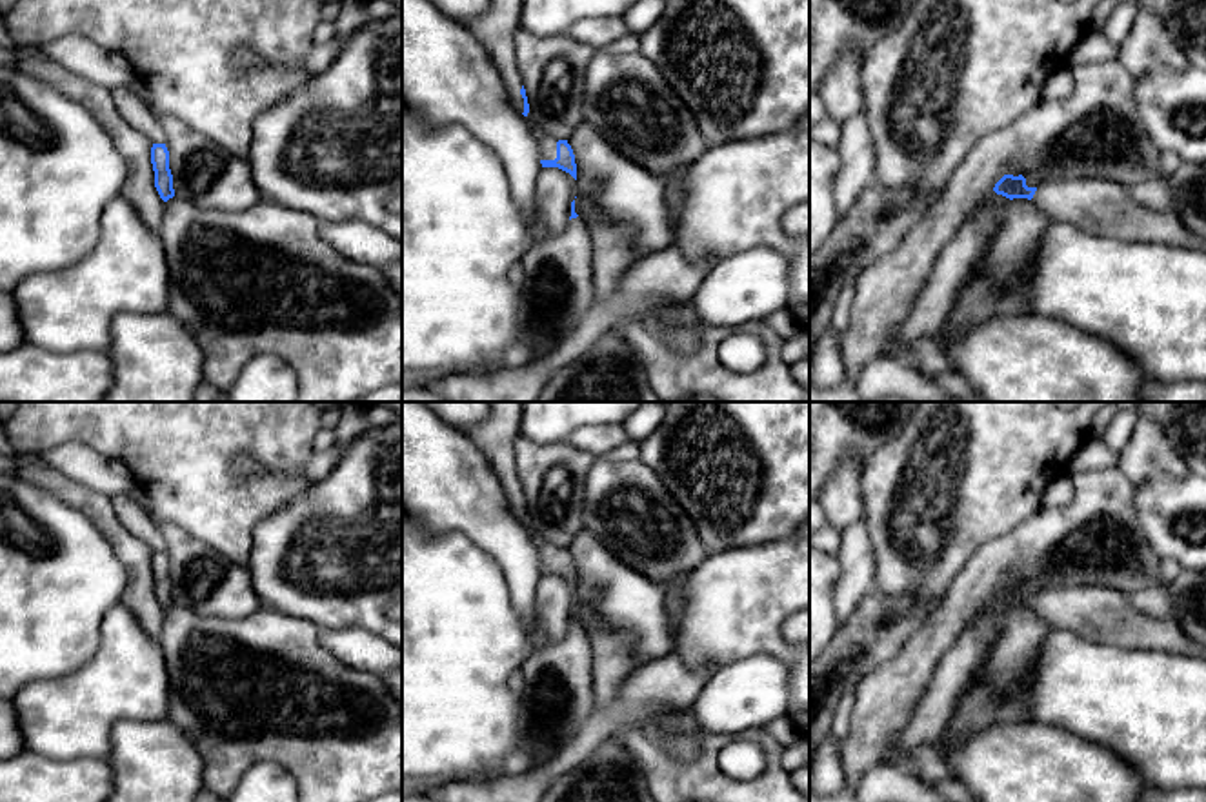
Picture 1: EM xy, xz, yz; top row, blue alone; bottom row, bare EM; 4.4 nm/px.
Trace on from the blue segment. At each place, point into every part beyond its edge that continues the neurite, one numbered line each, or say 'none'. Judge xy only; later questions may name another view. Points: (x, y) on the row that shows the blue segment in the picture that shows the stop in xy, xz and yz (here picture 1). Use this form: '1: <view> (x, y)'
none

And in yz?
1: yz (1099, 206)

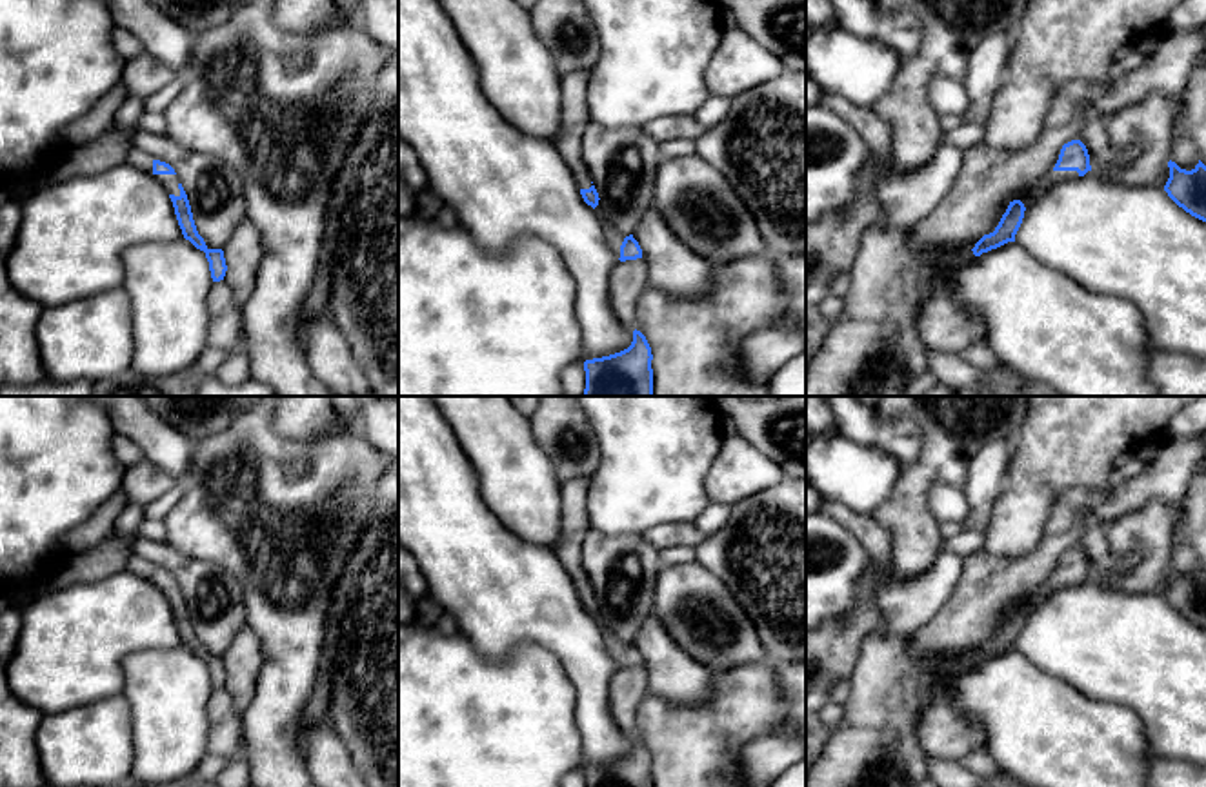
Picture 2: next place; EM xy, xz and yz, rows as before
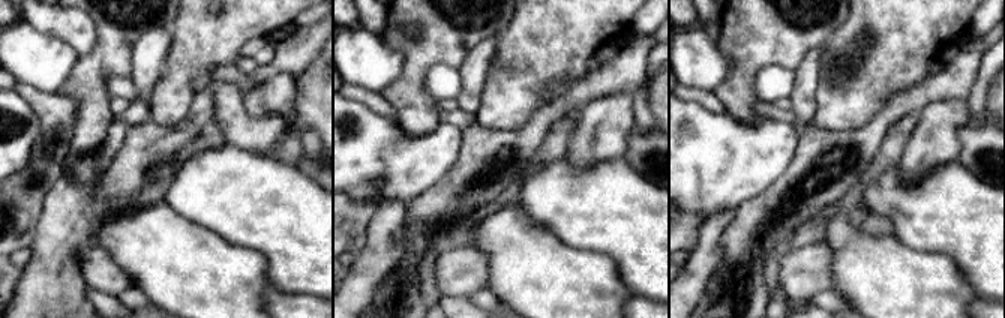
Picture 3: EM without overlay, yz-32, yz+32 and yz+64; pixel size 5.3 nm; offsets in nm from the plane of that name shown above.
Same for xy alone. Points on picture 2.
1: xy (170, 182)

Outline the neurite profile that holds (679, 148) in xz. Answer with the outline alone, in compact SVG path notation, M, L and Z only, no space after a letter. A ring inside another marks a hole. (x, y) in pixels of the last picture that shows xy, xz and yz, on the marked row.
M673 140L673 142L664 142L660 144L660 156L662 160L675 160L680 156L691 156L697 151L697 142L695 140Z

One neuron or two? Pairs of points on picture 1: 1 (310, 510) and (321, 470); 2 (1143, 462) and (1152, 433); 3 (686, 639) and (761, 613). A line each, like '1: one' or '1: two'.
1: two
2: one
3: one

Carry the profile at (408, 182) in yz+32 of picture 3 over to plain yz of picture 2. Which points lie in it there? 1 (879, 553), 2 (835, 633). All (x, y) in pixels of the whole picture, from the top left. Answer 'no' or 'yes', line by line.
1: no
2: no

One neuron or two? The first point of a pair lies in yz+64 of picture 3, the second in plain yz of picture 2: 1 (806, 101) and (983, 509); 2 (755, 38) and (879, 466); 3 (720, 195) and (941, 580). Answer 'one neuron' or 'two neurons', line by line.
1: one neuron
2: two neurons
3: one neuron

